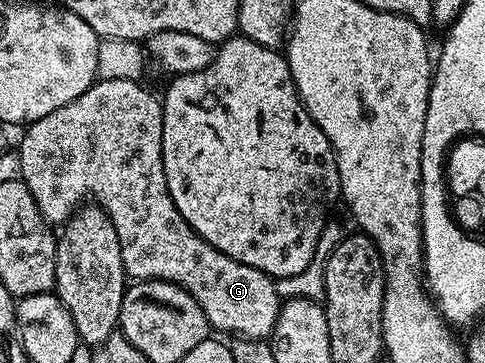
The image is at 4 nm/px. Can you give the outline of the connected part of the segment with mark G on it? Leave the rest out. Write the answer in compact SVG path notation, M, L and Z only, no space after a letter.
M98 79L93 82L91 88L83 91L83 95L79 95L79 99L71 99L71 103L43 115L43 119L30 121L27 128L22 132L26 133L21 137L21 149L19 148L21 158L20 180L24 181L27 191L31 191L33 202L37 205L38 214L44 217L46 222L53 227L64 226L65 222L77 212L86 198L92 199L105 210L105 214L108 215L111 223L117 229L119 247L123 255L123 267L130 278L137 281L170 281L180 285L181 288L186 289L192 295L195 303L199 303L199 307L203 307L203 315L209 320L210 326L216 332L218 329L221 333L234 333L232 336L237 339L260 342L272 334L275 319L279 315L283 304L283 298L276 293L274 278L268 277L263 271L259 271L255 267L247 267L243 263L223 255L223 251L211 247L211 243L204 241L183 219L183 215L179 215L179 211L167 191L167 179L163 171L163 115L161 114L161 103L156 96L153 98L143 86L144 84L128 81L127 79L107 79L106 81Z

